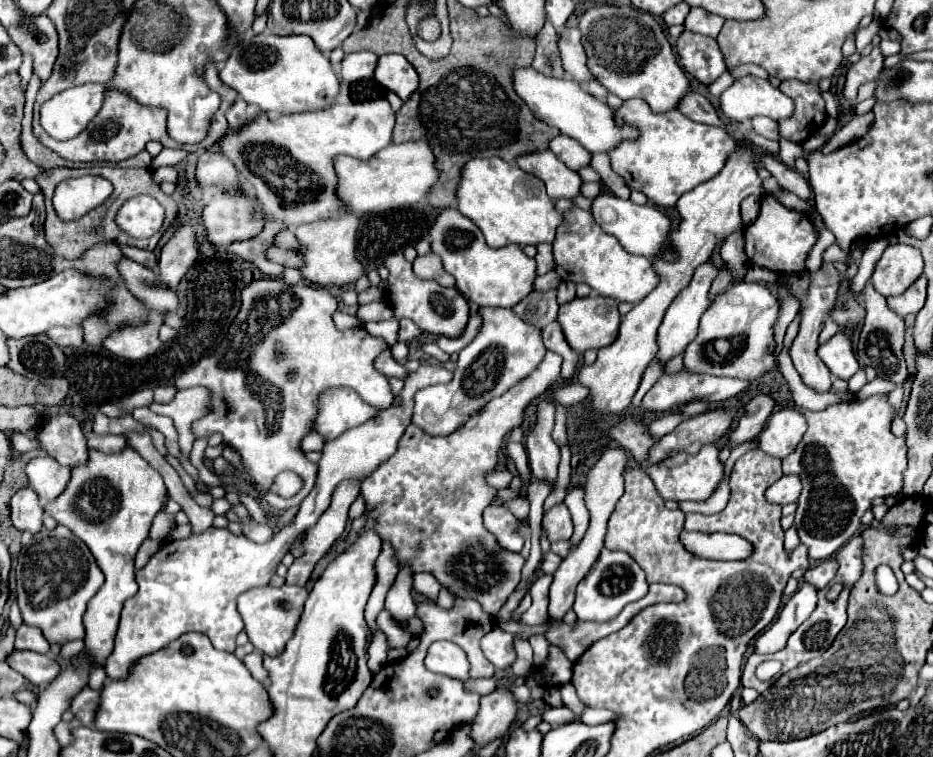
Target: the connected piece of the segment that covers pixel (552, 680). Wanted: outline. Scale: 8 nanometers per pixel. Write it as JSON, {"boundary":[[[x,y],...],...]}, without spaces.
{"boundary":[[[550,646],[550,660],[542,668],[544,684],[560,688],[570,682],[572,678],[572,662],[564,656],[564,652],[556,646]]]}

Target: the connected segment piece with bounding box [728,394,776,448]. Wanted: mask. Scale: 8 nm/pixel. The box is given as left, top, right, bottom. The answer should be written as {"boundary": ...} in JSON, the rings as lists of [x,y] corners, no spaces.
{"boundary":[[[758,394],[754,396],[746,406],[744,406],[744,418],[738,420],[738,426],[730,432],[730,442],[728,448],[734,448],[742,442],[752,440],[754,436],[760,434],[760,430],[764,428],[768,416],[774,410],[774,398],[770,398],[768,394]]]}

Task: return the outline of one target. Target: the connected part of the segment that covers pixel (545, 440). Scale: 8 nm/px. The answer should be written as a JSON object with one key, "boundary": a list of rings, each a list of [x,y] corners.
{"boundary":[[[542,400],[536,410],[534,428],[526,434],[526,452],[532,474],[548,484],[556,480],[560,464],[560,448],[552,440],[552,428],[554,428],[554,404]]]}

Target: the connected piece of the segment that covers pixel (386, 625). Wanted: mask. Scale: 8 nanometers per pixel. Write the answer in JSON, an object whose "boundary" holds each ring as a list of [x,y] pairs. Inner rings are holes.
{"boundary":[[[382,610],[378,614],[376,622],[379,628],[385,633],[391,648],[407,646],[411,639],[411,634],[403,627],[400,627],[396,621],[392,620],[386,610]]]}

